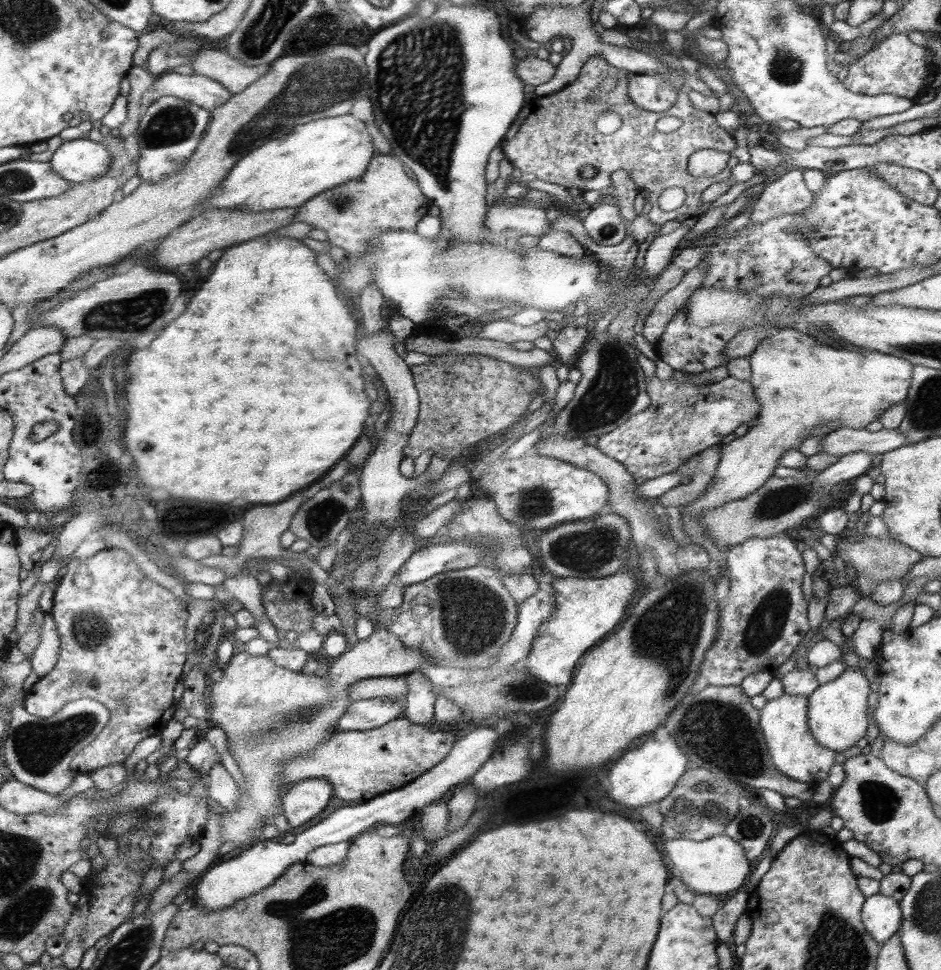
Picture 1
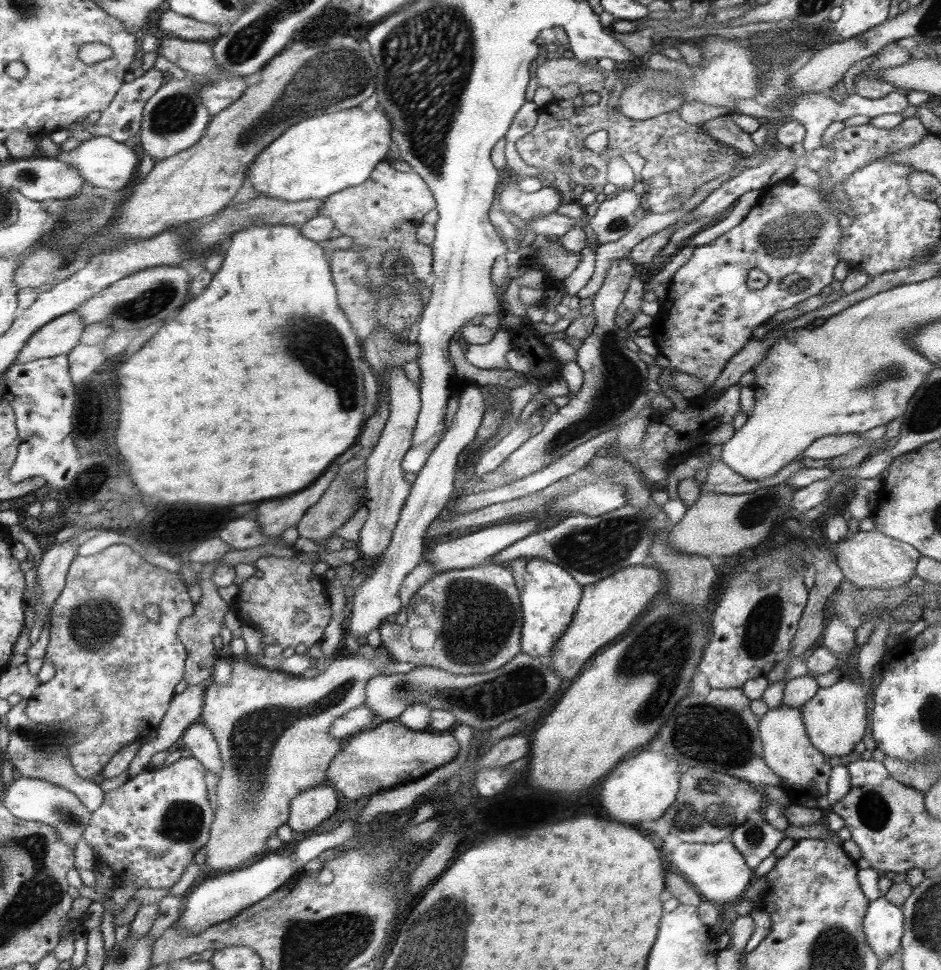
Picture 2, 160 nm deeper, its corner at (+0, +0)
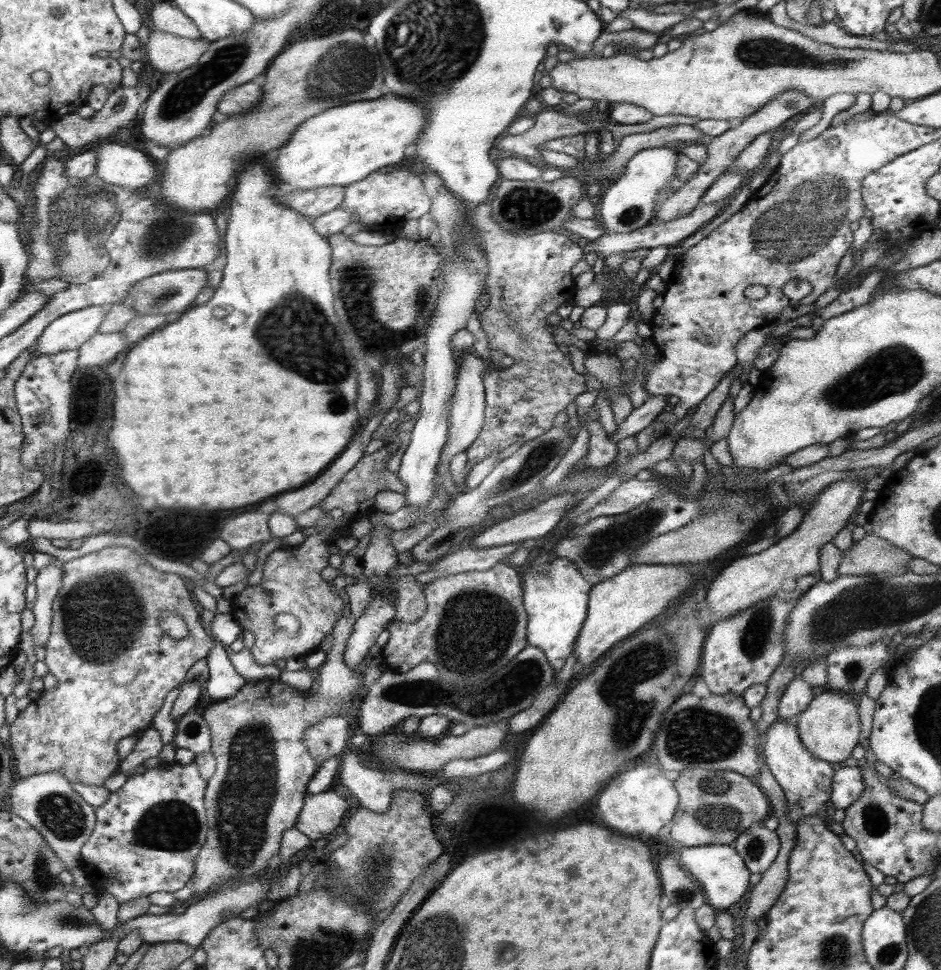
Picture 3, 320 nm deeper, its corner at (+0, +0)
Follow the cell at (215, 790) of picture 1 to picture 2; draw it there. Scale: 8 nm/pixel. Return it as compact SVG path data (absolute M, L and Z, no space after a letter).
M200 721L190 724L182 735L182 742L186 748L190 748L192 757L199 760L208 771L220 776L223 764L219 746L206 725Z

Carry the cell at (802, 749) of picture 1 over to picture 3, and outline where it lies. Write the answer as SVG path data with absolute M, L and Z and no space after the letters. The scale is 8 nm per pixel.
M777 718L768 730L765 732L763 744L763 755L765 763L768 765L770 772L774 775L778 784L784 791L788 803L788 818L795 825L799 823L801 818L805 816L822 816L824 818L831 800L831 786L833 781L834 769L830 766L829 762L816 758L803 744L797 731L795 720L784 720Z

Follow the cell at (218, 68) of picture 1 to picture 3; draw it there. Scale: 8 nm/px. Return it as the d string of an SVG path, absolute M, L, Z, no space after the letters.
M152 30L144 48L148 51L150 65L161 73L180 73L200 60L211 46L210 41L178 36L169 32Z

